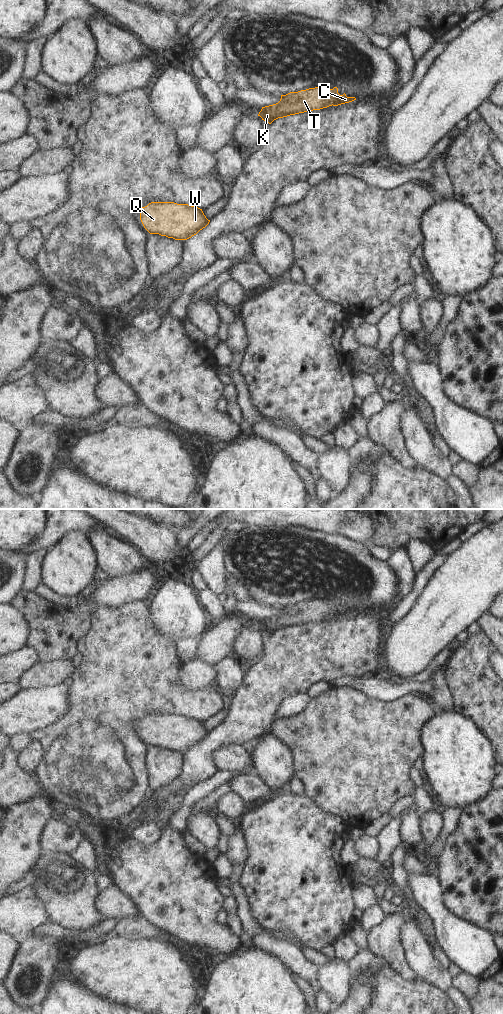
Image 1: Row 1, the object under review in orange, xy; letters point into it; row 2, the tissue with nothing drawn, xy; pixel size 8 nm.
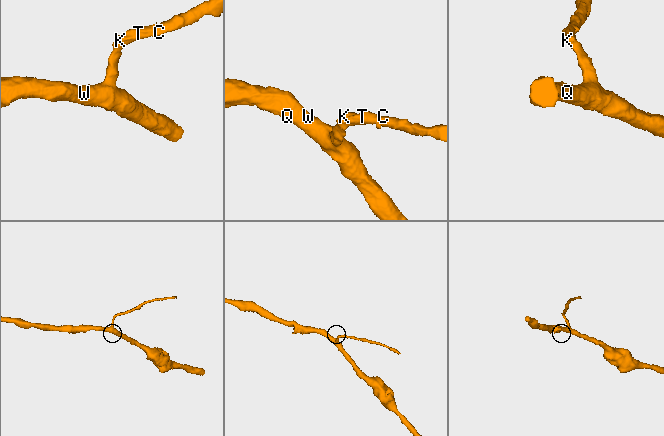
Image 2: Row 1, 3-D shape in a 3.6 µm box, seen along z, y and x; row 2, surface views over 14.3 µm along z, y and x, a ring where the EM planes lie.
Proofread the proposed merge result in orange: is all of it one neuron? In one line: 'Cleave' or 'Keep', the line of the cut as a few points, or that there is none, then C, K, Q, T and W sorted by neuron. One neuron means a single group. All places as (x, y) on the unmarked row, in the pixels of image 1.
Keep. No split. Groups: C K Q T W

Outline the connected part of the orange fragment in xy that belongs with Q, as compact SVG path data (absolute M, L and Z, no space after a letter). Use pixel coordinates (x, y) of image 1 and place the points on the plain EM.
M151 714L140 721L140 732L150 746L187 752L205 740L210 732L202 721L174 714Z

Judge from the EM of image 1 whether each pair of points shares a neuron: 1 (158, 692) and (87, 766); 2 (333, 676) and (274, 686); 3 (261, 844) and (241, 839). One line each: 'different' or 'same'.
1: same
2: same
3: different

